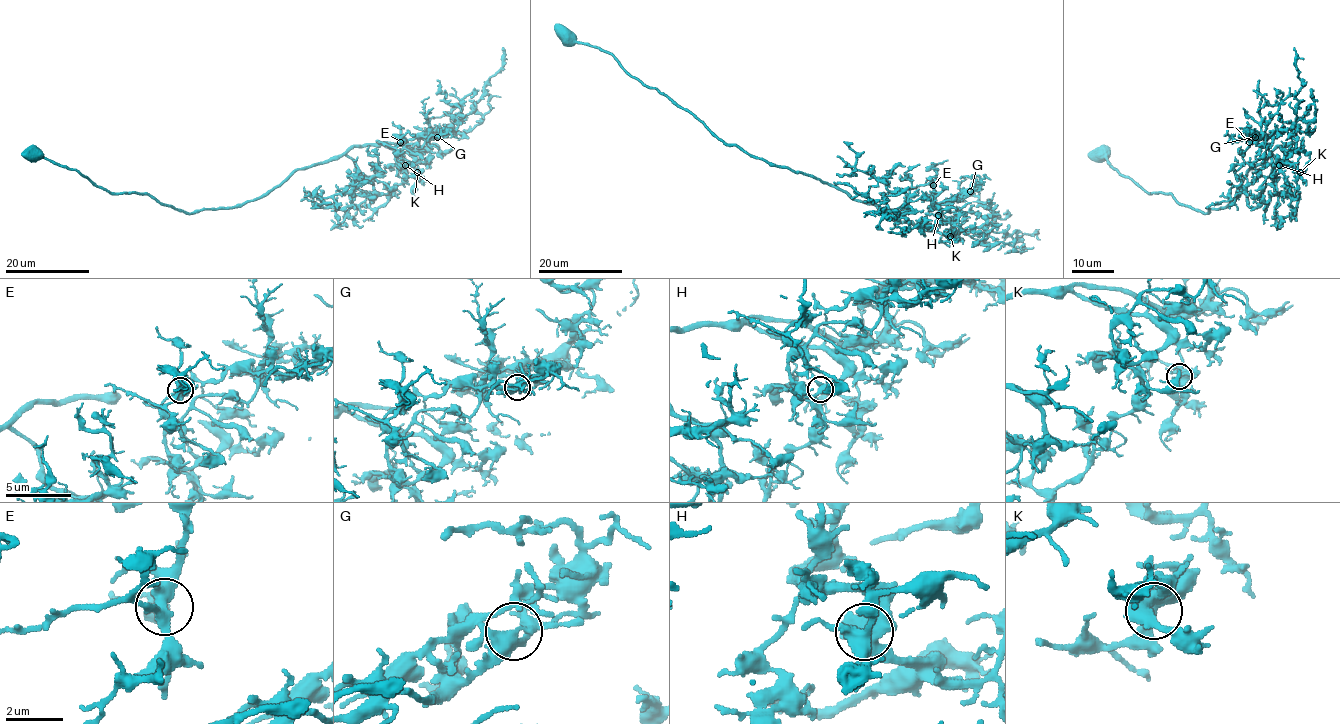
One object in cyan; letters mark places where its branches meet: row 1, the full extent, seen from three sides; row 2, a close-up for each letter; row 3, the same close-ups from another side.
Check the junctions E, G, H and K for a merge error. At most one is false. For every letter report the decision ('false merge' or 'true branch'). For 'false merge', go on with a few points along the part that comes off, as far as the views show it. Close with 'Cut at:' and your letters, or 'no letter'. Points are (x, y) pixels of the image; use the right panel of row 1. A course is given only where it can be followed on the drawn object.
E: true branch
G: true branch
H: true branch
K: true branch
Cut at: no letter

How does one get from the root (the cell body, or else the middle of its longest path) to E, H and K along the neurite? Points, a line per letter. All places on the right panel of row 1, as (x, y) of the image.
E: (1099, 153), (1148, 193), (1207, 213), (1225, 207), (1277, 146), (1291, 151), (1273, 167), (1249, 142)
H: (1099, 153), (1148, 193), (1169, 193), (1203, 213), (1225, 207), (1252, 167), (1289, 144), (1279, 165)
K: (1099, 153), (1148, 193), (1169, 193), (1203, 213), (1225, 207), (1246, 174), (1277, 146), (1295, 144), (1300, 172)

